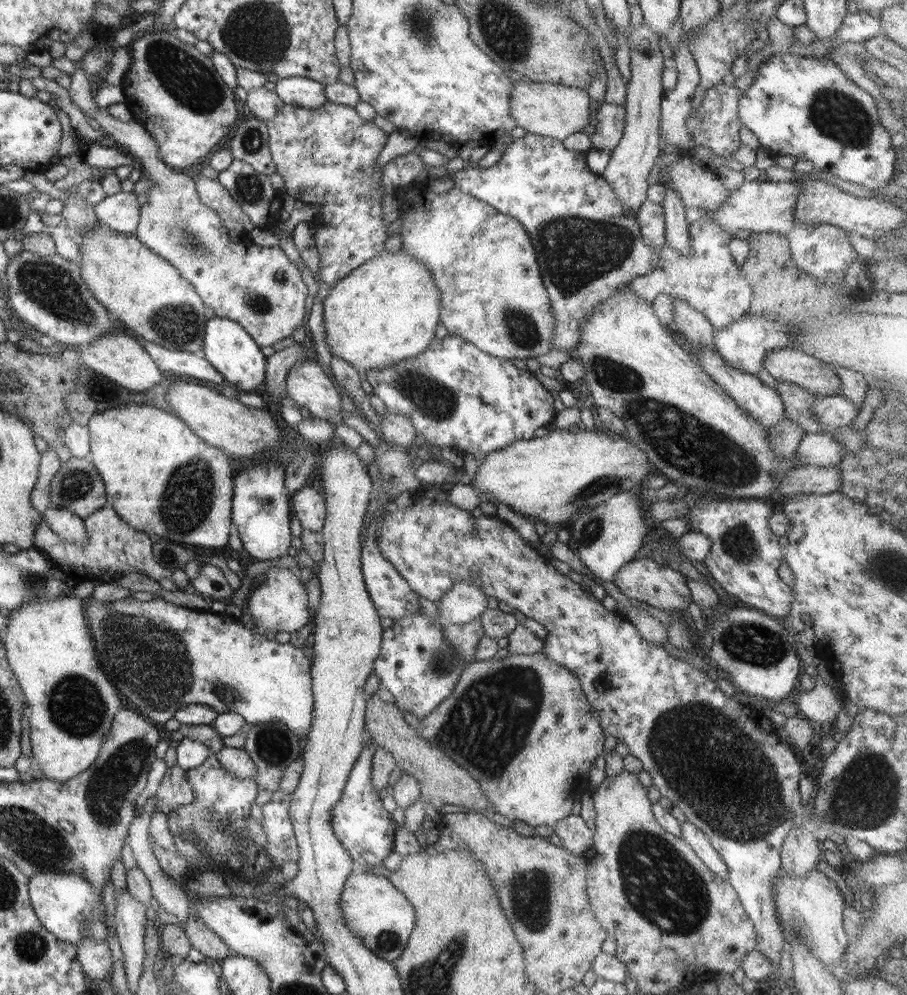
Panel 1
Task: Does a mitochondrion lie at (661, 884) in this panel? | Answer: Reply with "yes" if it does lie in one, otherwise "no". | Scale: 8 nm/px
yes

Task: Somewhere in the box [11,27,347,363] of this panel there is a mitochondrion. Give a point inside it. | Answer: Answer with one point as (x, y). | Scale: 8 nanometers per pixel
(52, 288)

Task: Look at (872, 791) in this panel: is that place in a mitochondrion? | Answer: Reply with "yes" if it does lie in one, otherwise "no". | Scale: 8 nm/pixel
yes

